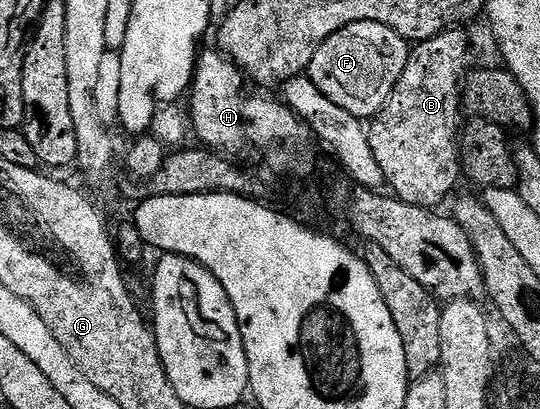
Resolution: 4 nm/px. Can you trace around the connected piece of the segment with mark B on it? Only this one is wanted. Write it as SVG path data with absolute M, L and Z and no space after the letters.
M461 28L444 30L442 34L416 43L410 49L403 76L399 76L399 84L395 84L387 104L377 117L368 123L371 152L375 152L379 168L383 168L385 186L407 204L426 208L440 207L437 205L456 188L457 181L462 181L459 139L463 133L461 114L463 115L463 79L467 73L465 61L469 58L469 38L465 32Z

